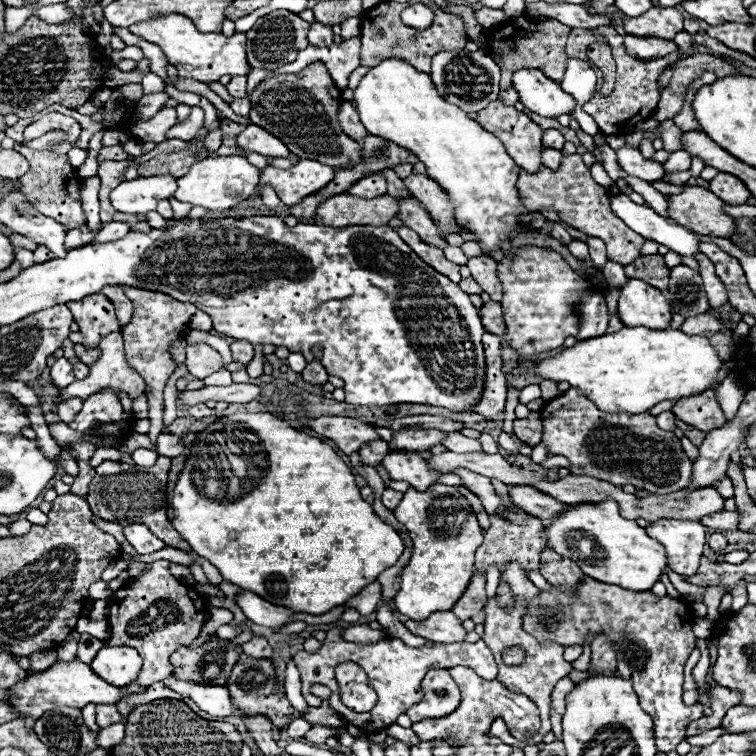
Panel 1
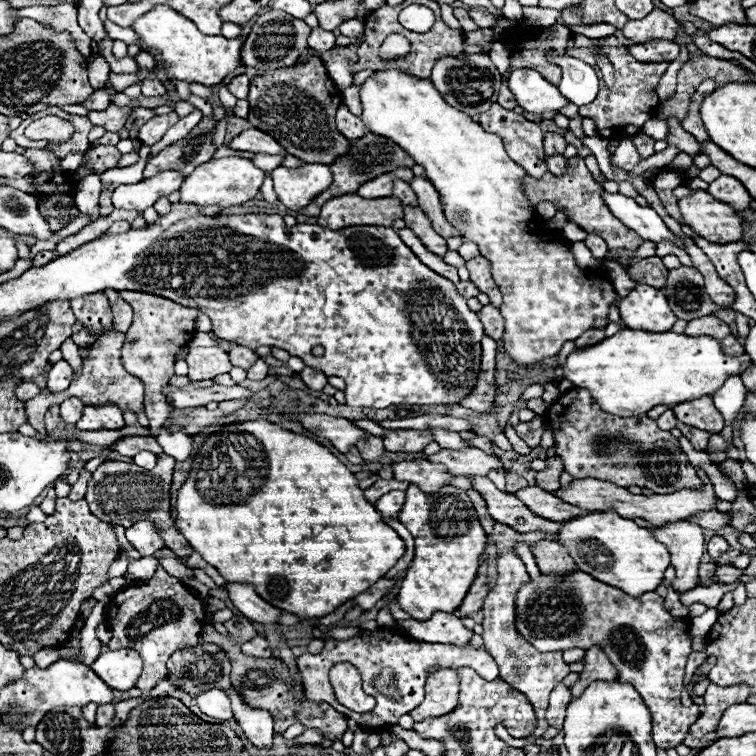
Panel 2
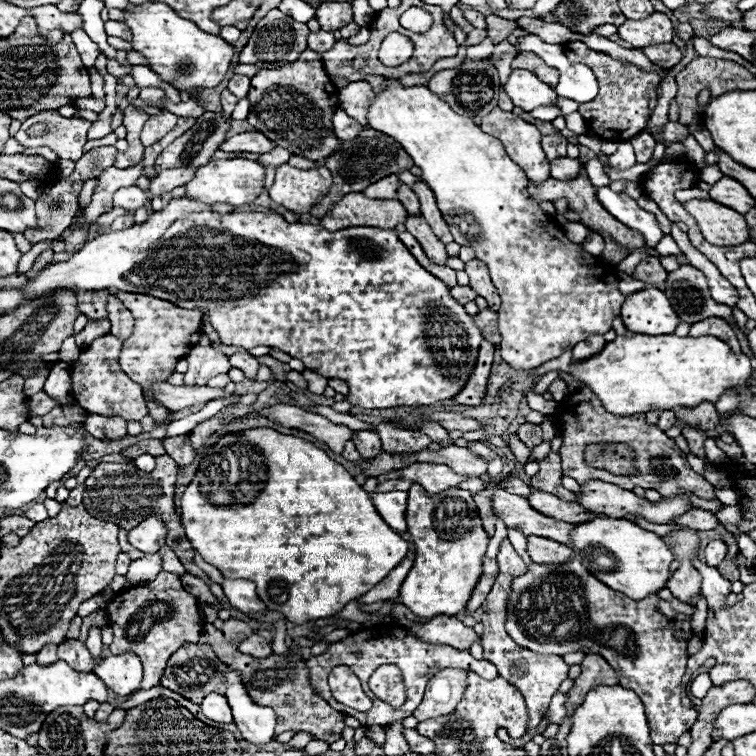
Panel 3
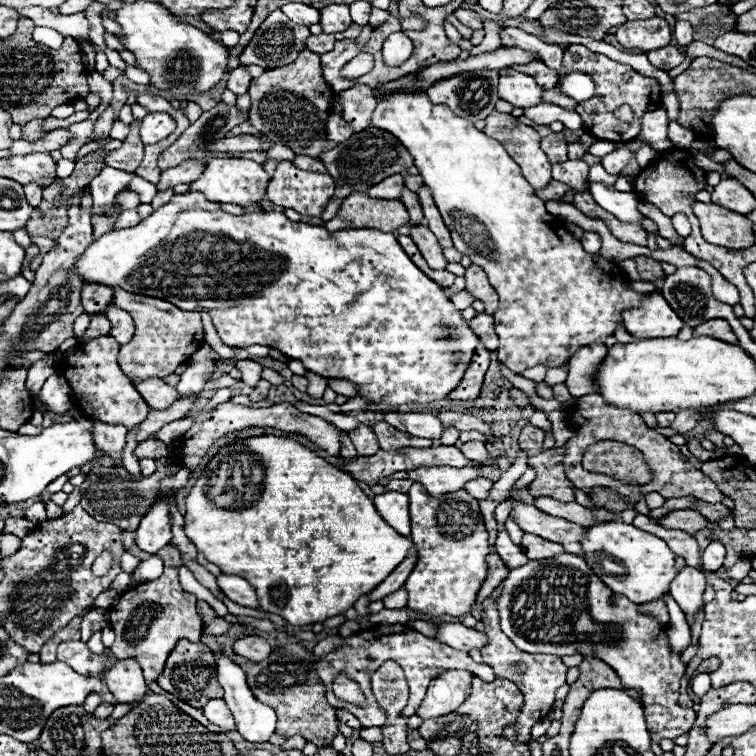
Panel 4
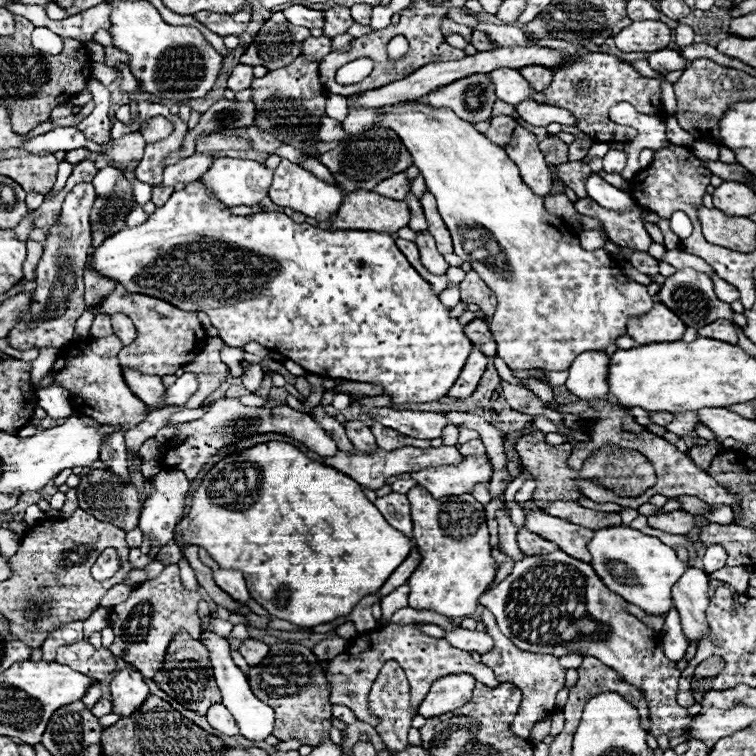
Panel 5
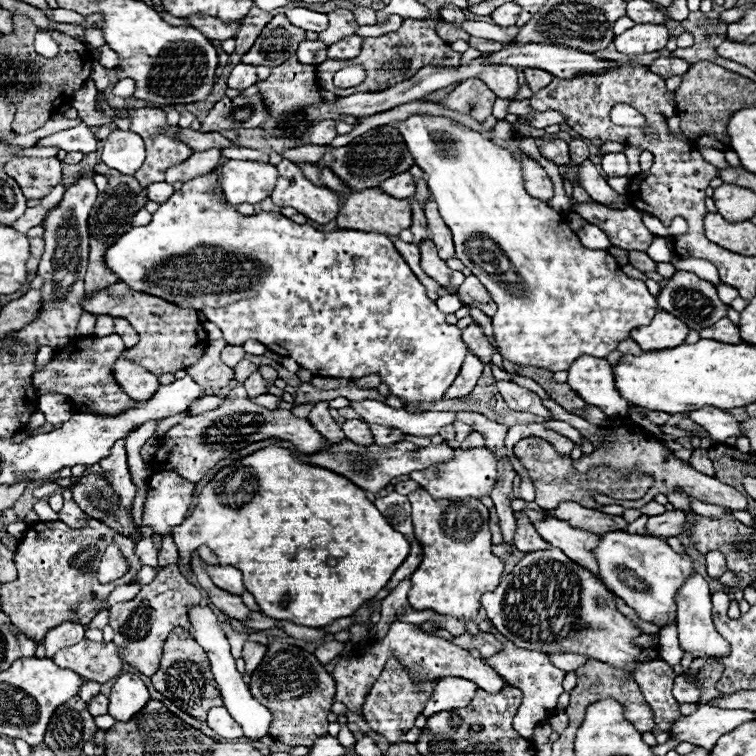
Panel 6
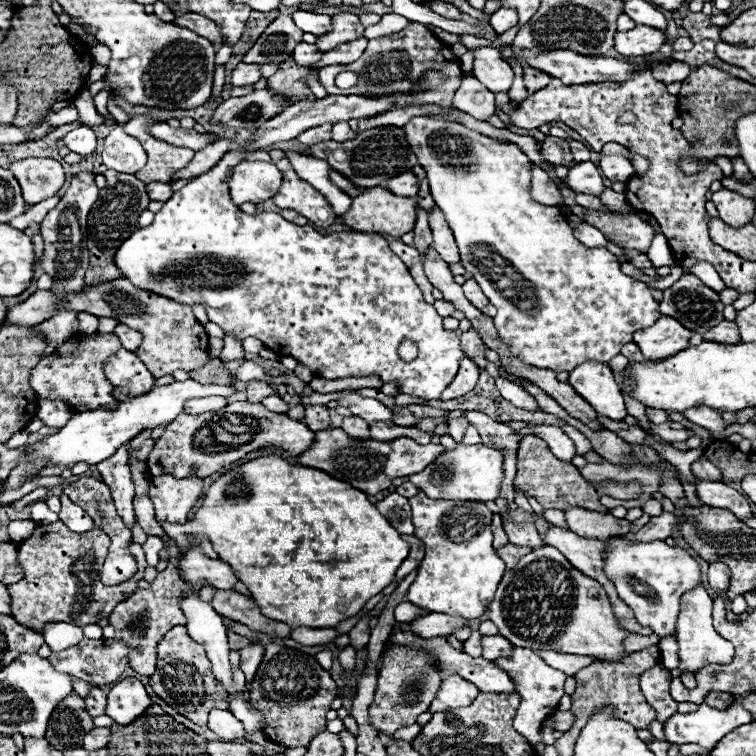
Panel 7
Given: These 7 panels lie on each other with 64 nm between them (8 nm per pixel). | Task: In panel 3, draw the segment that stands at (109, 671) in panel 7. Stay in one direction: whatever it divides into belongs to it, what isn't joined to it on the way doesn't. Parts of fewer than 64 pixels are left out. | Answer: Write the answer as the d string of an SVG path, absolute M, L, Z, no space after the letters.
M64 640L58 644L58 658L78 672L94 672L94 666L100 662L100 658L94 658L80 640Z

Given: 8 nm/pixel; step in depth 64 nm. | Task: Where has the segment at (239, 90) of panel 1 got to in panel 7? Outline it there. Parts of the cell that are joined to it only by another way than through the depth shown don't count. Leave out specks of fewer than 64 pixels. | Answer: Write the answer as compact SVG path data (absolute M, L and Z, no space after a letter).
M240 62L234 72L232 72L232 86L248 86L248 84L256 84L262 74L260 74L260 64L246 64Z

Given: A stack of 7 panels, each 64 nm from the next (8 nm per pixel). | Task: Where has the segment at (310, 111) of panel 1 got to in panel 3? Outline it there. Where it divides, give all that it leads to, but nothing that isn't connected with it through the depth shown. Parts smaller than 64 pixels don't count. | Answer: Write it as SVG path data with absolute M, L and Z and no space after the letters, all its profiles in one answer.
M304 50L300 58L288 66L276 70L260 70L250 84L248 98L252 102L248 122L272 138L276 146L288 148L296 156L308 160L322 160L340 146L340 140L332 136L332 114L338 108L338 88L324 74L322 58L314 50Z

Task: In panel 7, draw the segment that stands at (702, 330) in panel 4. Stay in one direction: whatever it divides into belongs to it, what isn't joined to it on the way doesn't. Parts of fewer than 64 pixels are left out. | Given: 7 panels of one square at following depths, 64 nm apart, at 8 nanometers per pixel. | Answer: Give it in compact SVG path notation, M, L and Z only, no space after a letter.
M724 320L718 326L714 326L712 330L708 330L704 334L704 340L708 340L708 342L720 342L720 344L736 344L736 342L740 342L740 332L738 332L736 322Z

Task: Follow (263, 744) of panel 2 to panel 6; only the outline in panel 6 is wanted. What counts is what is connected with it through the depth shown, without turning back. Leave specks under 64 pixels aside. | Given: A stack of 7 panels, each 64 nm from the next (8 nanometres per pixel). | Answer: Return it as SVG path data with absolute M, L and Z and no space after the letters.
M190 606L188 608L188 618L190 618L190 636L206 650L208 658L210 658L210 666L212 666L212 674L220 686L222 692L222 700L224 706L228 708L228 712L232 714L232 718L236 718L236 722L240 722L244 736L250 740L258 740L262 736L268 736L268 728L272 722L272 714L268 712L268 708L260 706L260 702L256 702L248 690L248 686L244 684L240 672L234 666L234 658L230 654L230 644L228 638L224 636L224 630L216 618L216 614L210 608L204 606Z

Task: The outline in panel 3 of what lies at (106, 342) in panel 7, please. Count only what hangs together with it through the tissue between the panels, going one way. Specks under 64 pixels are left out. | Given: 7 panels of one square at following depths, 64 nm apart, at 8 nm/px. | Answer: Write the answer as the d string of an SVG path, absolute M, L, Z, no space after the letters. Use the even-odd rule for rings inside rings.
M106 334L102 338L96 338L92 344L84 346L78 360L70 366L70 376L72 376L72 392L76 396L76 402L92 414L104 414L104 416L120 416L122 420L130 422L136 420L140 422L146 414L146 400L142 396L142 388L140 384L132 382L118 364L118 354L120 354L120 346L122 342L112 336ZM92 368L96 372L92 372ZM90 370L90 372L88 372ZM94 376L94 378L92 378Z

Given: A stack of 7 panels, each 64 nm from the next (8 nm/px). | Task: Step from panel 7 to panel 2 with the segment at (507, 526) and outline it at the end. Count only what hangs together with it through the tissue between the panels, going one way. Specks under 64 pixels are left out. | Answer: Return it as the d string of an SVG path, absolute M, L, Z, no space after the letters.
M540 540L540 542L536 542L532 554L534 554L534 560L536 560L536 564L540 566L540 570L544 574L564 576L564 574L576 570L576 564L574 564L572 556L556 540Z

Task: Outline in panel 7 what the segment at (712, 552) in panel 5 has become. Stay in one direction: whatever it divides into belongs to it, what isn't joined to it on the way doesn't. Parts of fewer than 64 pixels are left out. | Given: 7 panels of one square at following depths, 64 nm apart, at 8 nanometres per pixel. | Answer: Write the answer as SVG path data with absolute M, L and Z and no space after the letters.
M722 562L710 564L710 570L708 570L708 584L710 584L712 590L716 590L716 594L724 596L726 590L730 588L730 568L724 566Z

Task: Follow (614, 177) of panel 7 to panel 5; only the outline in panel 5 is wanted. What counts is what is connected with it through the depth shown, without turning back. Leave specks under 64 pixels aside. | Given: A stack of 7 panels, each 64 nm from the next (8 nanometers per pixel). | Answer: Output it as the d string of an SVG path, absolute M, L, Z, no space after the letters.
M610 150L602 160L604 160L604 172L610 174L622 174L626 166L626 154L622 150Z

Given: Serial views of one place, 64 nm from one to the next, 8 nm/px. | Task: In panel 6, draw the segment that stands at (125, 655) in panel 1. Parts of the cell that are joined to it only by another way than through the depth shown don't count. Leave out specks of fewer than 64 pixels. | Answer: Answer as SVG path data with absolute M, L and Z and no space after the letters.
M122 674L112 686L108 714L114 716L118 722L128 722L146 706L148 700L148 688L140 678L136 674Z

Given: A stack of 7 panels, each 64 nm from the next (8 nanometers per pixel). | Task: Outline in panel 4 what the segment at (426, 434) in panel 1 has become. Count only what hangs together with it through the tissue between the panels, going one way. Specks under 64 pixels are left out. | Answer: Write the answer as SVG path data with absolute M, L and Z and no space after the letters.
M386 422L374 424L374 434L380 442L382 450L400 450L400 448L428 448L432 446L432 440L428 438L412 438L410 434L398 432L396 428L388 426Z

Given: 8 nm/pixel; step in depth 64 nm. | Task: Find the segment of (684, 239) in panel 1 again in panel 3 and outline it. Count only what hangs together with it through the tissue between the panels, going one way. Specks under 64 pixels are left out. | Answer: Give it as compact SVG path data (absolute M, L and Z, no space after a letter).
M608 186L596 188L596 196L598 196L600 204L602 204L616 220L626 224L626 226L632 226L632 228L640 230L640 232L644 234L644 238L646 238L646 246L656 248L656 244L660 242L660 238L662 238L664 234L660 232L656 218L654 218L650 212L638 208L638 204L636 204L634 198L630 198L630 196L624 194L624 192L612 192Z

